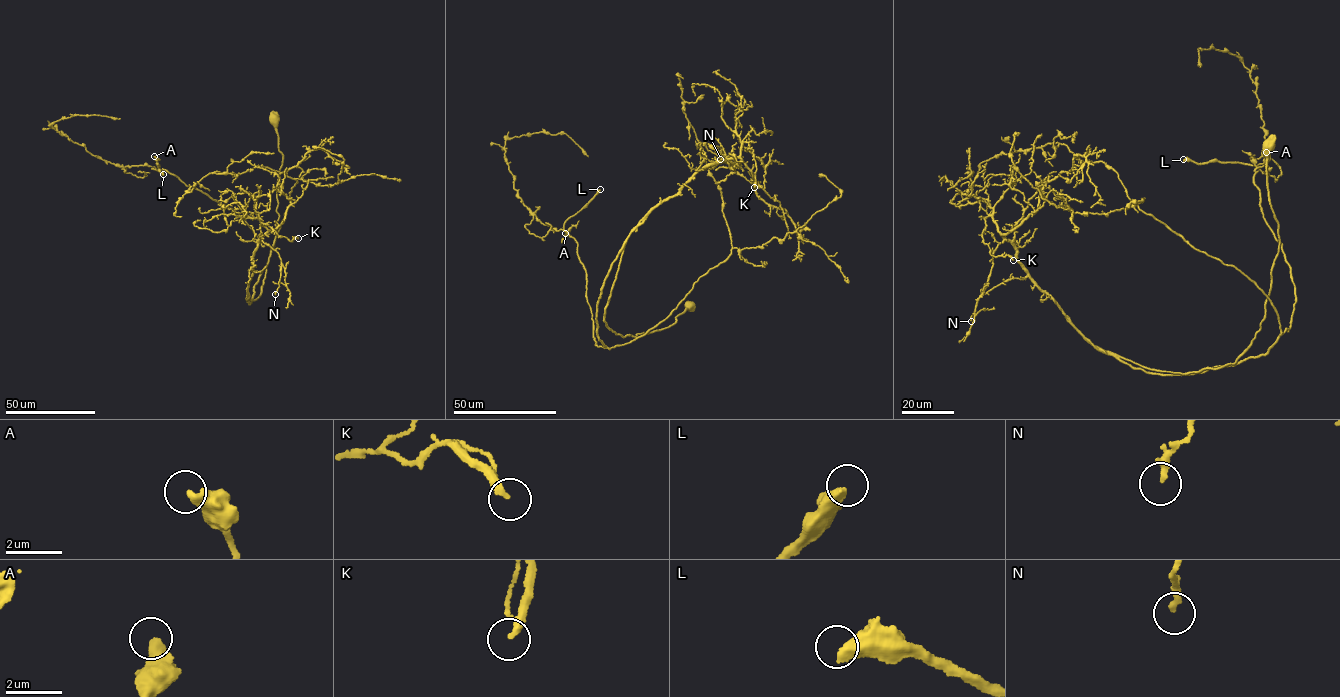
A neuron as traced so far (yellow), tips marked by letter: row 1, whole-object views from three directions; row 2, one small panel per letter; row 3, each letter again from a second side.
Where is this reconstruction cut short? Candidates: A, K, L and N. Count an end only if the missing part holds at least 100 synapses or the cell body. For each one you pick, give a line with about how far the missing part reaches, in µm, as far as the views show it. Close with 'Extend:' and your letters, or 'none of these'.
L: 100 µm
Extend: L

